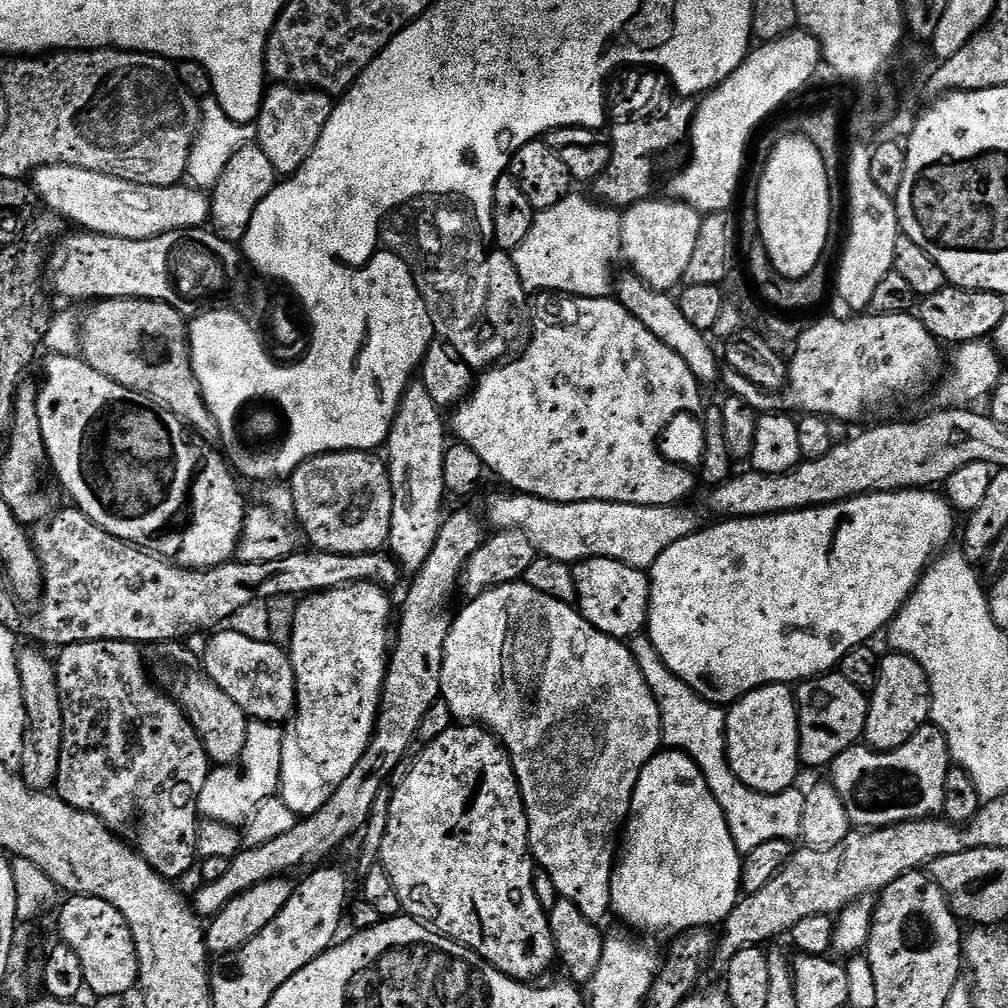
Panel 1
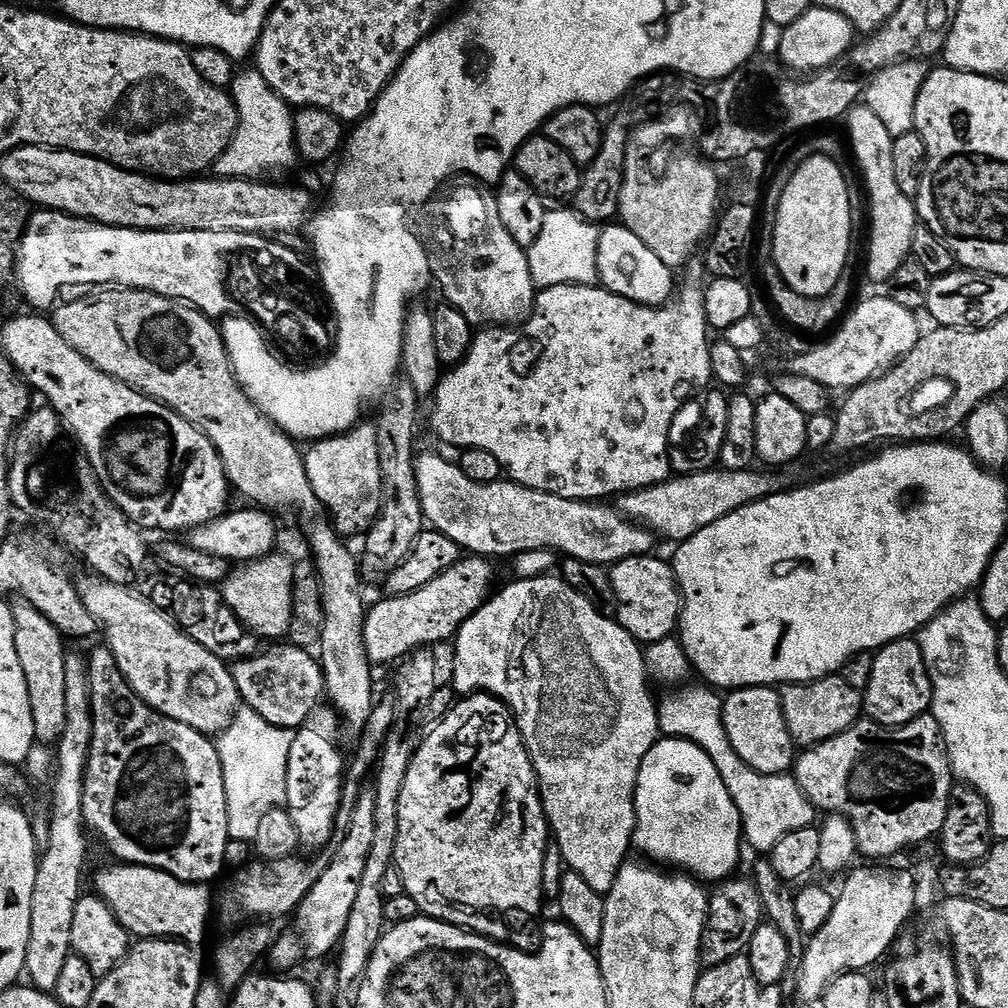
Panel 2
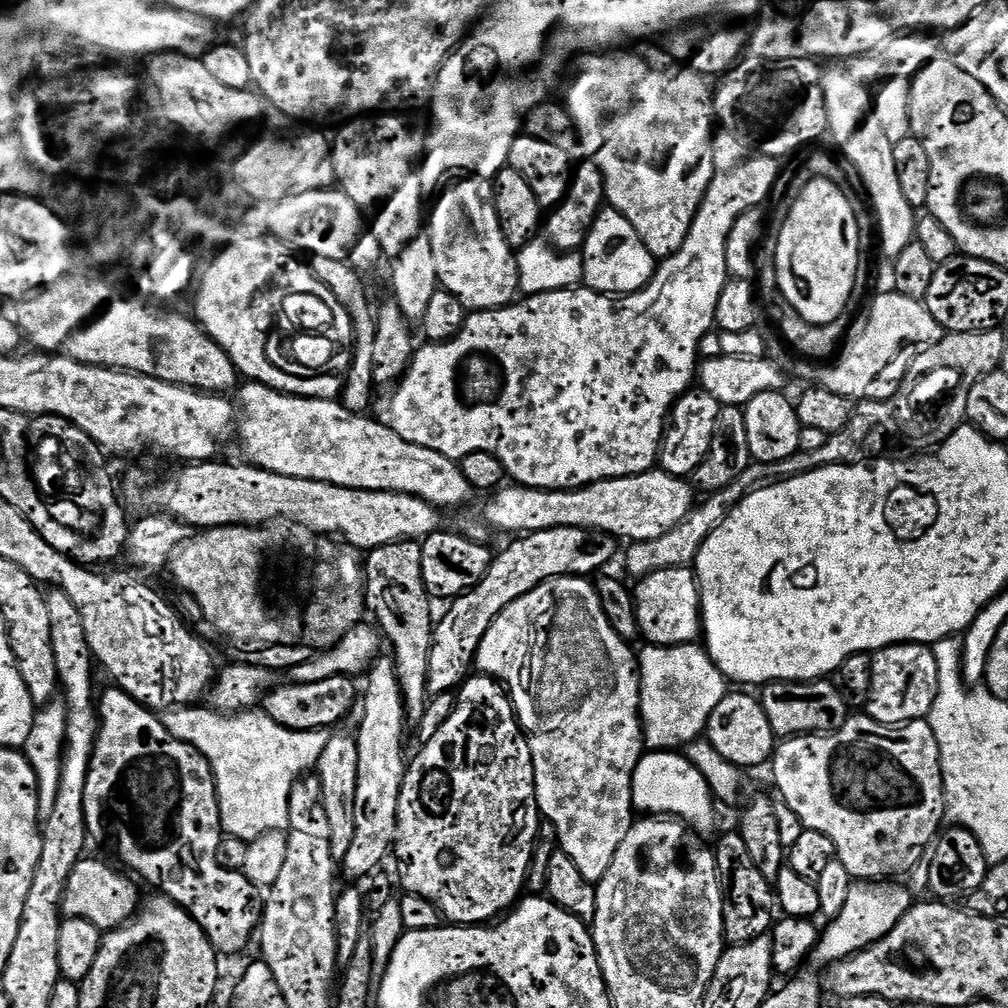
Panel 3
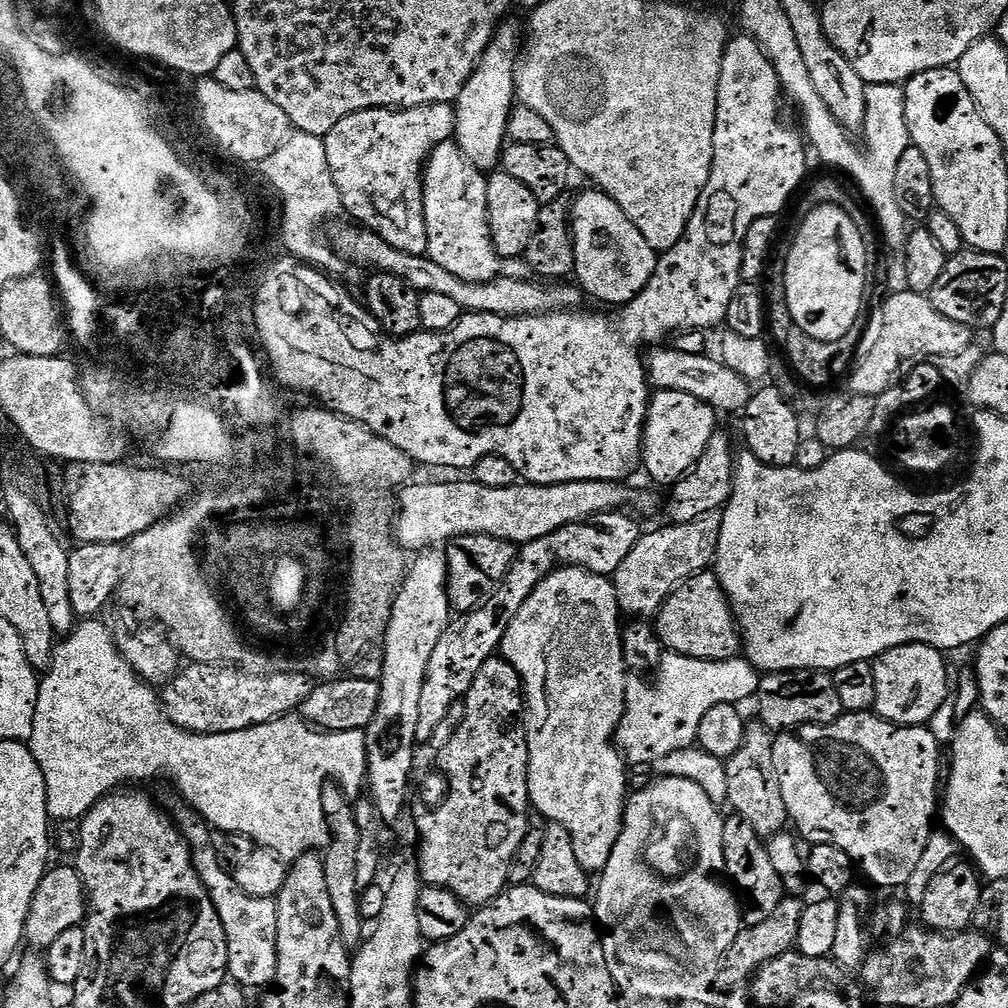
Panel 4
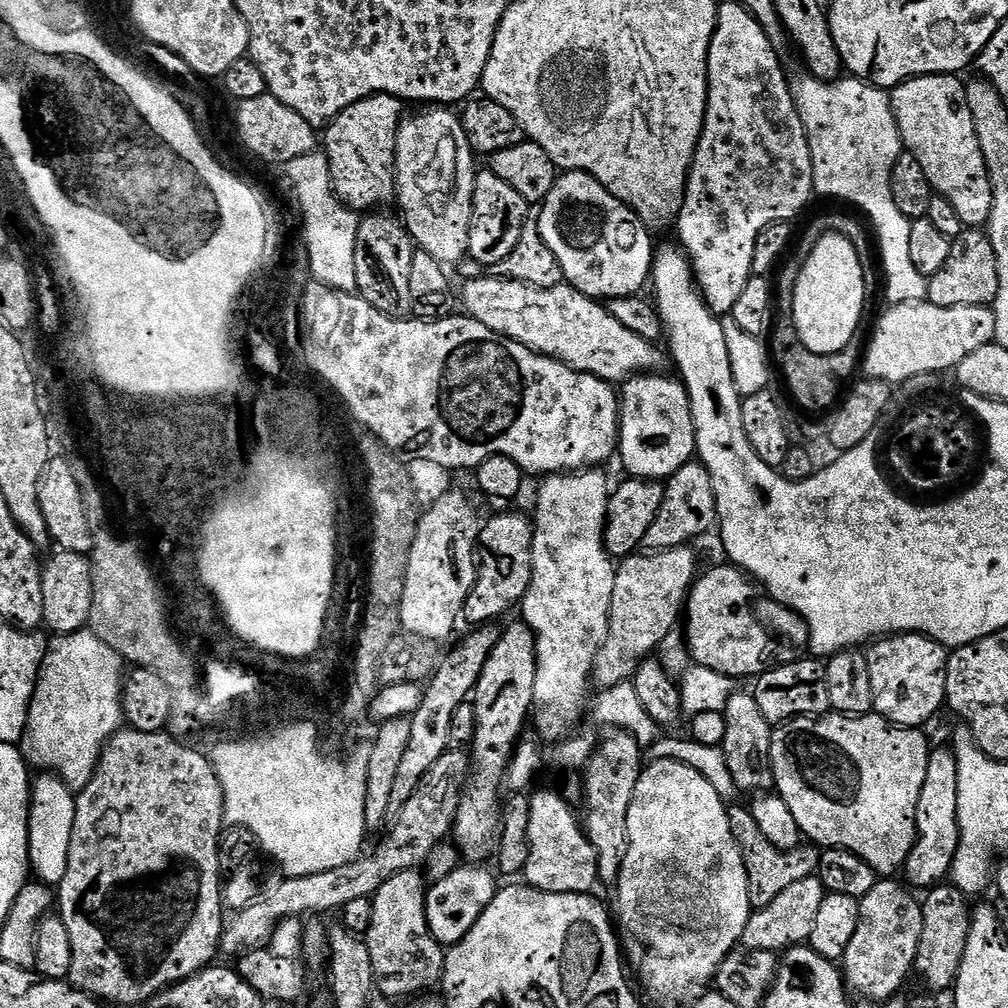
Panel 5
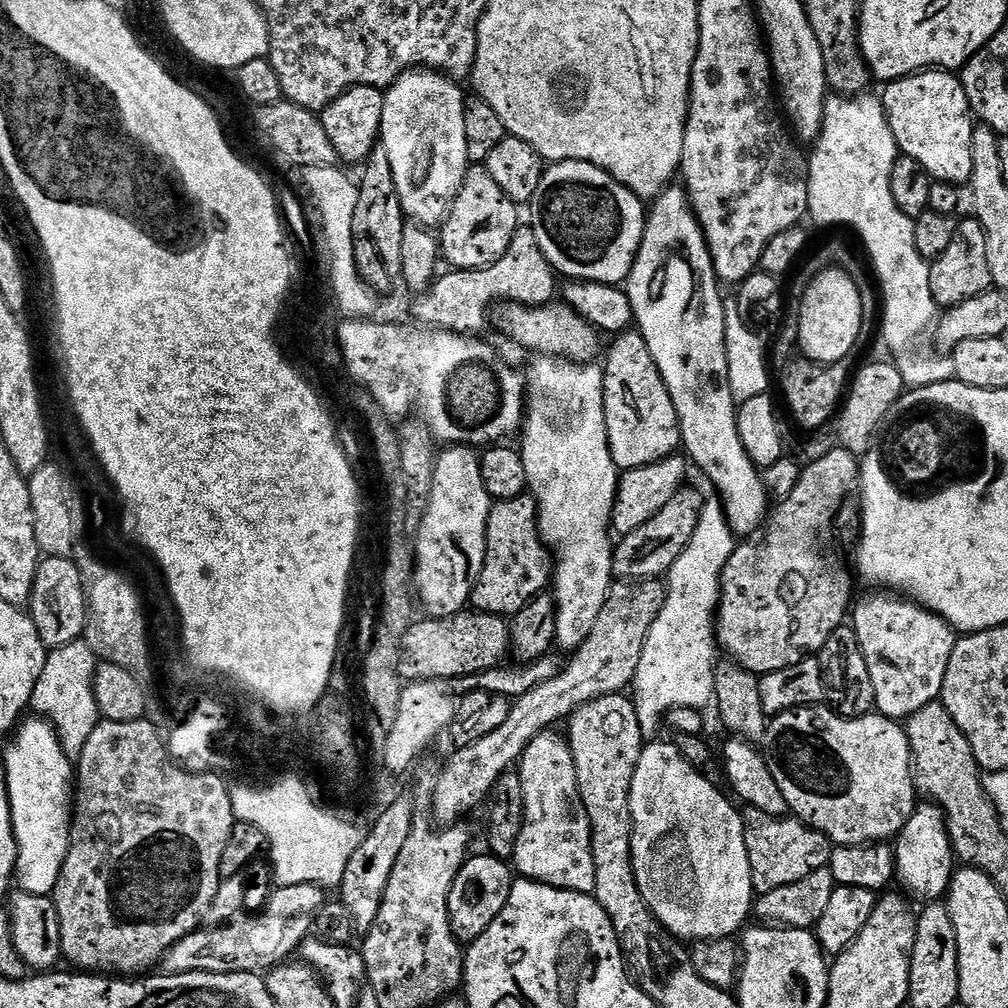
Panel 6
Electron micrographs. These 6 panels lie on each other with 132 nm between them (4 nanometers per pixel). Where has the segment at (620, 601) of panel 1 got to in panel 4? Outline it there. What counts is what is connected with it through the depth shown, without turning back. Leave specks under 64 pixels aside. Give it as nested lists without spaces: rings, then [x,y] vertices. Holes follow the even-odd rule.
[[[715,571],[700,572],[696,576],[681,584],[674,594],[662,605],[654,617],[654,627],[660,641],[669,653],[686,655],[694,659],[706,660],[732,660],[739,657],[742,652],[742,637],[740,626],[736,622],[736,614],[732,611],[732,603],[720,585],[720,579]]]

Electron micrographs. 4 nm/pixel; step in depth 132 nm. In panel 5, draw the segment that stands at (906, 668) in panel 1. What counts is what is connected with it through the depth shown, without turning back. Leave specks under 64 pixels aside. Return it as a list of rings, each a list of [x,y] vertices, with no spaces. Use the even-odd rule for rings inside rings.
[[[919,632],[877,639],[866,652],[870,666],[870,686],[874,686],[875,711],[891,724],[898,724],[902,728],[924,726],[946,704],[944,695],[948,653],[949,649],[944,645]]]

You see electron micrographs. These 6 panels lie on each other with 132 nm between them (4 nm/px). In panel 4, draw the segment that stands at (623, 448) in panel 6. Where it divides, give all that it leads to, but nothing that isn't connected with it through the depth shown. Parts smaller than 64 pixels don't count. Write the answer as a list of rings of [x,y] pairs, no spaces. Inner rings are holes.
[[[678,390],[653,391],[644,423],[643,471],[648,471],[649,478],[660,484],[675,484],[702,458],[702,450],[706,450],[710,438],[718,431],[716,419],[716,409],[694,398],[694,394],[682,394]]]

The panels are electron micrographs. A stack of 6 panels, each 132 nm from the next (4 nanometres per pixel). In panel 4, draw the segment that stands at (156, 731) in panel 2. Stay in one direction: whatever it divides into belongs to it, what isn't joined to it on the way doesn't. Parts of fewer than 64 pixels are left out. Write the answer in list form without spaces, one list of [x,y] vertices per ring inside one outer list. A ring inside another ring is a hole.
[[[199,815],[184,816],[178,820],[184,839],[192,849],[192,864],[202,878],[218,918],[222,918],[222,930],[226,934],[228,947],[228,976],[245,990],[260,988],[268,990],[276,984],[276,931],[278,930],[278,910],[273,898],[248,896],[242,886],[238,886],[235,875],[220,863],[217,845],[212,844],[214,832]]]

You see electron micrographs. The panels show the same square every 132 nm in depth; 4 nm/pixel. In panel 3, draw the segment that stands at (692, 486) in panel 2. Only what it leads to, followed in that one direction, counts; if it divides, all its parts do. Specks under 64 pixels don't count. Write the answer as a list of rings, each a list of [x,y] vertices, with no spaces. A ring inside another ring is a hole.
[[[663,470],[643,472],[637,476],[610,478],[588,484],[584,488],[526,488],[504,486],[491,497],[484,508],[487,523],[511,534],[541,532],[551,528],[590,528],[605,532],[621,541],[653,540],[670,534],[692,513],[694,499],[687,479]]]

